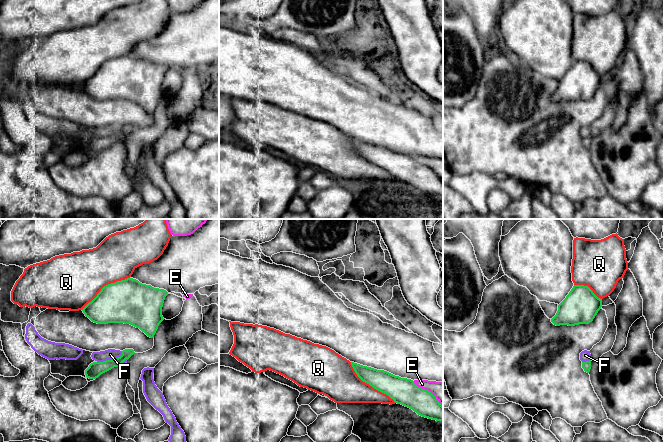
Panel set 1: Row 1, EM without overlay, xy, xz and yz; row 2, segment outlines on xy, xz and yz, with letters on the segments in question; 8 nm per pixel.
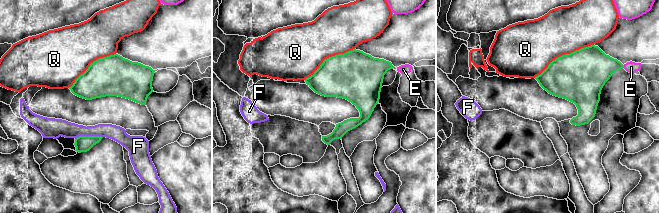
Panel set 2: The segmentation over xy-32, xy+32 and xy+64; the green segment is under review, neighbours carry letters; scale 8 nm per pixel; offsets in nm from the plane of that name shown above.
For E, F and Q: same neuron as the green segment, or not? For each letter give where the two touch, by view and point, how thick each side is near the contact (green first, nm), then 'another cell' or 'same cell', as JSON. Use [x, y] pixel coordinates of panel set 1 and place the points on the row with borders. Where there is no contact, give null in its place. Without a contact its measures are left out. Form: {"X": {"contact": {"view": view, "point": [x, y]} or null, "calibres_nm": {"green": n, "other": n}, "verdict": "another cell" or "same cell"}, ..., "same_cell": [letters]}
{"E": {"contact": {"view": "xz", "point": [428, 391]}, "calibres_nm": {"green": 220, "other": 140}, "verdict": "another cell"}, "F": {"contact": {"view": "xy", "point": [110, 360]}, "calibres_nm": {"green": 120, "other": 90}, "verdict": "another cell"}, "Q": {"contact": {"view": "xz", "point": [370, 385]}, "calibres_nm": {"green": 190, "other": 300}, "verdict": "another cell"}, "same_cell": []}

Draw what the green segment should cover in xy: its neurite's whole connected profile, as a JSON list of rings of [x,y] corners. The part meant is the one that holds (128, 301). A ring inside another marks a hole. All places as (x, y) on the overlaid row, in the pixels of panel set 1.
[[[127,278],[104,286],[82,311],[94,323],[130,324],[154,338],[164,320],[162,307],[167,295],[164,289]]]

